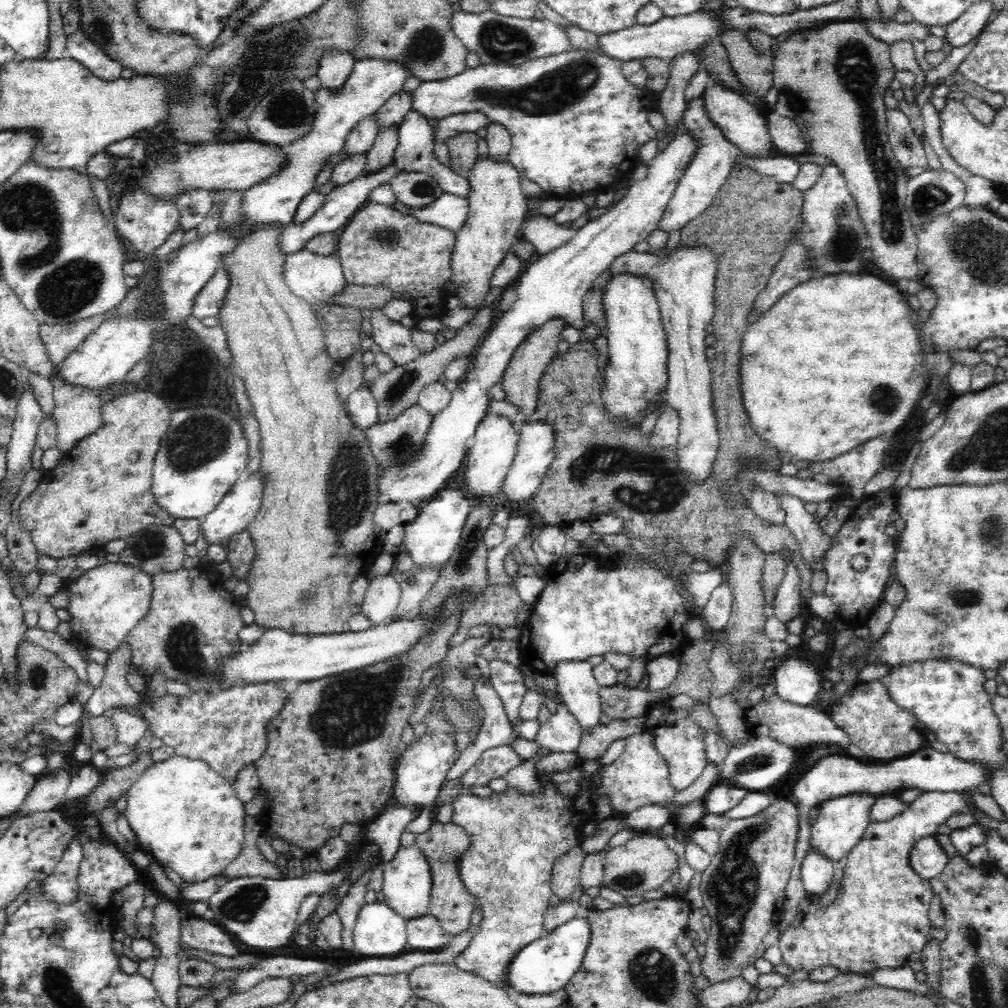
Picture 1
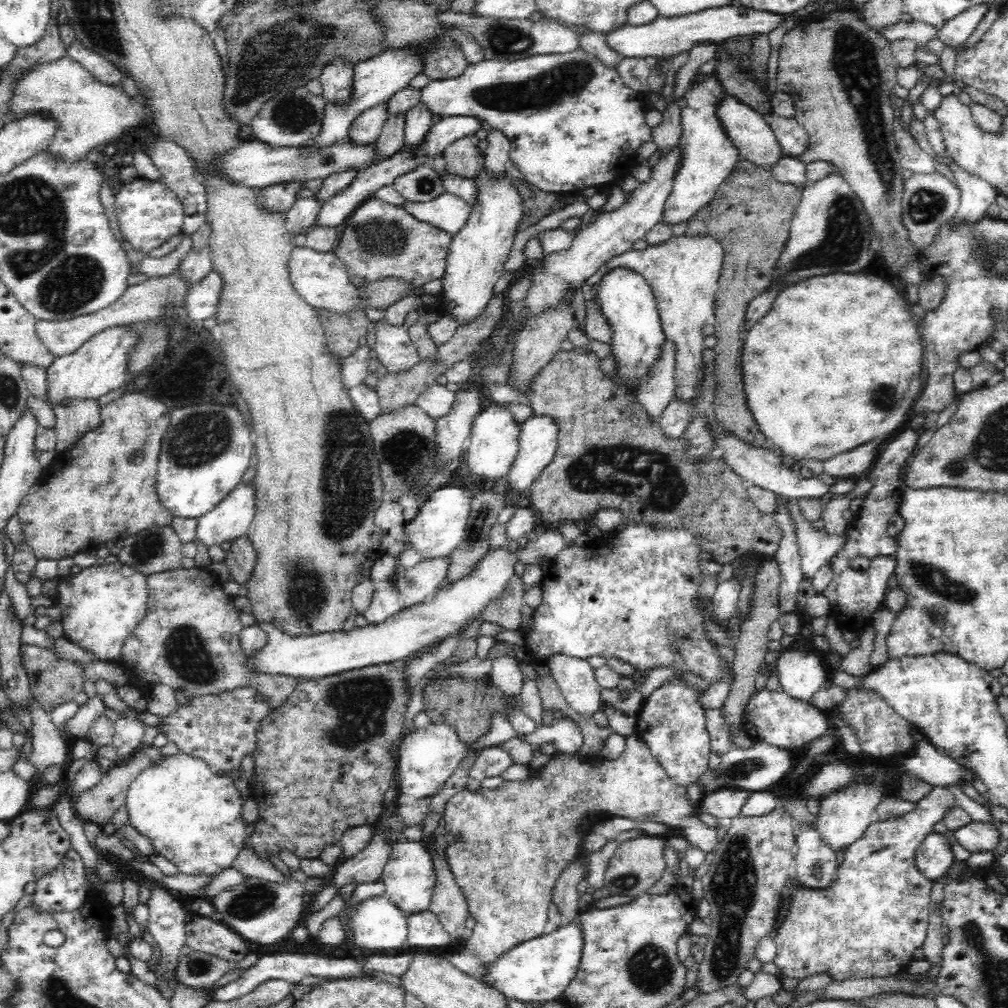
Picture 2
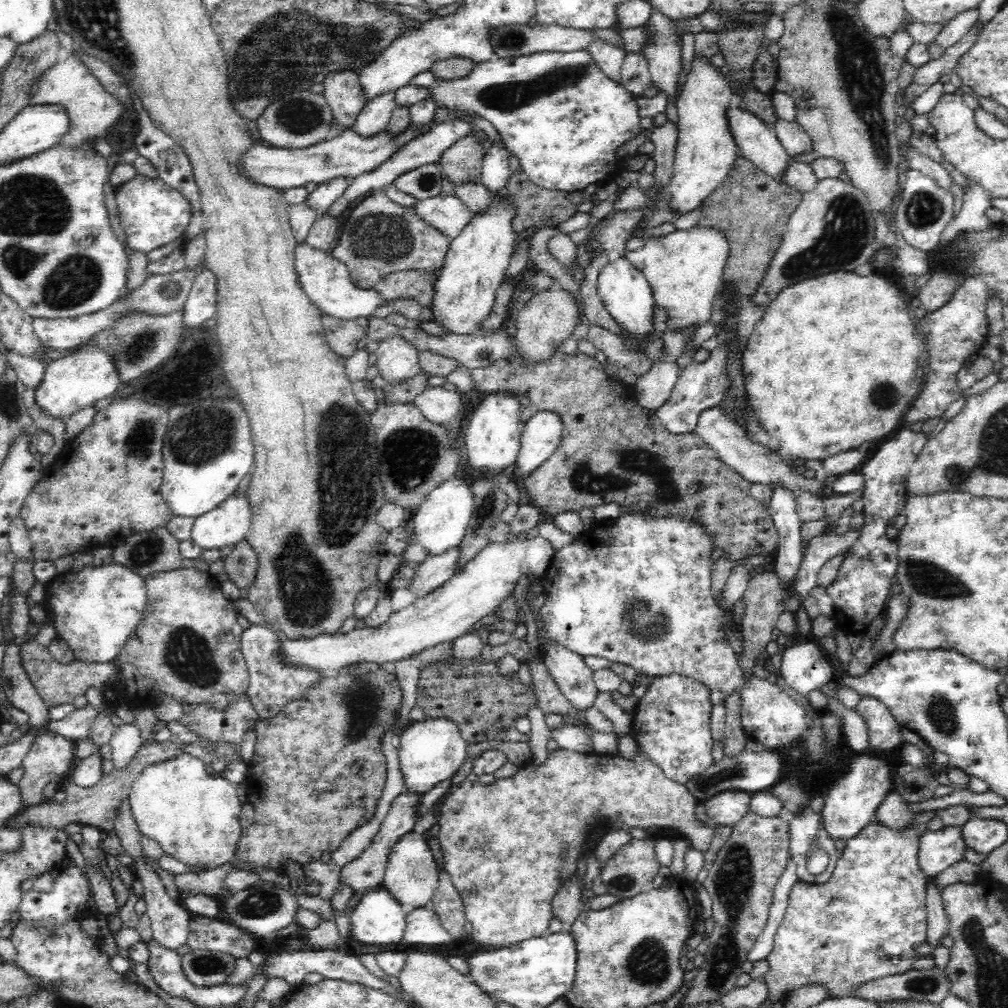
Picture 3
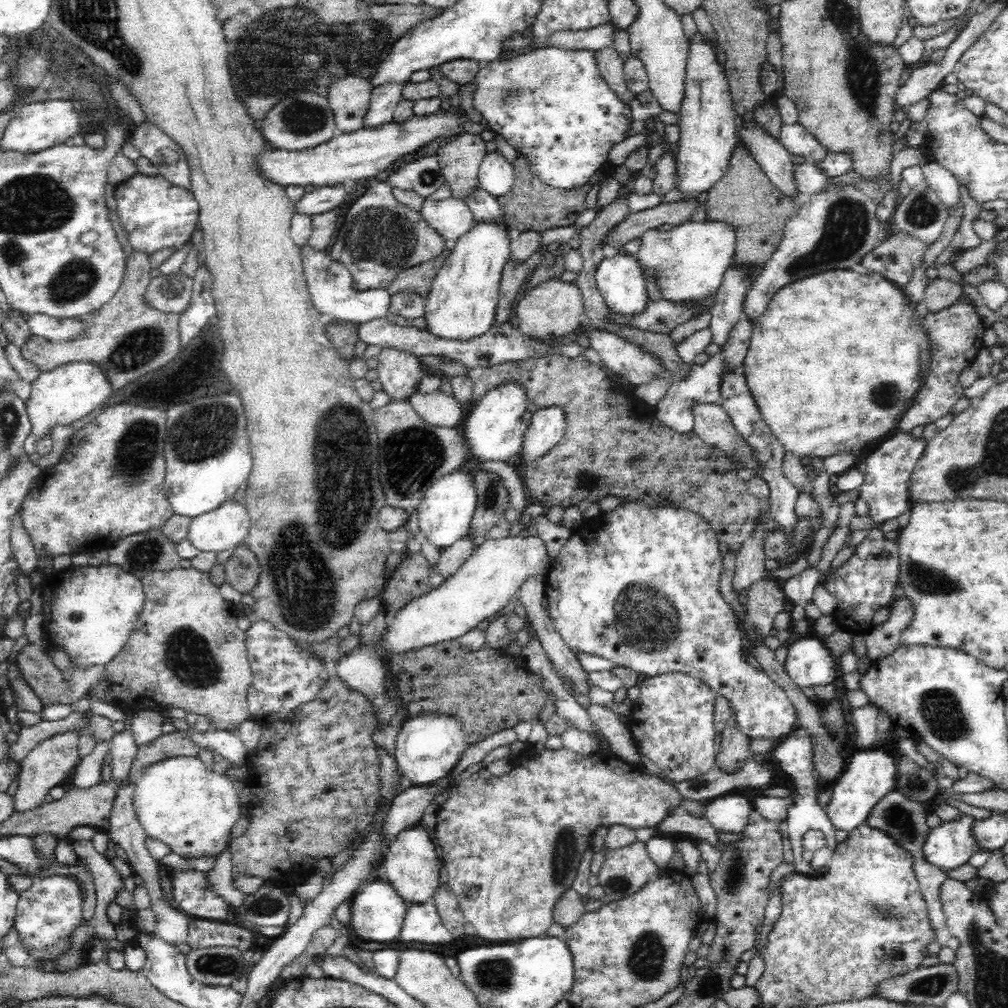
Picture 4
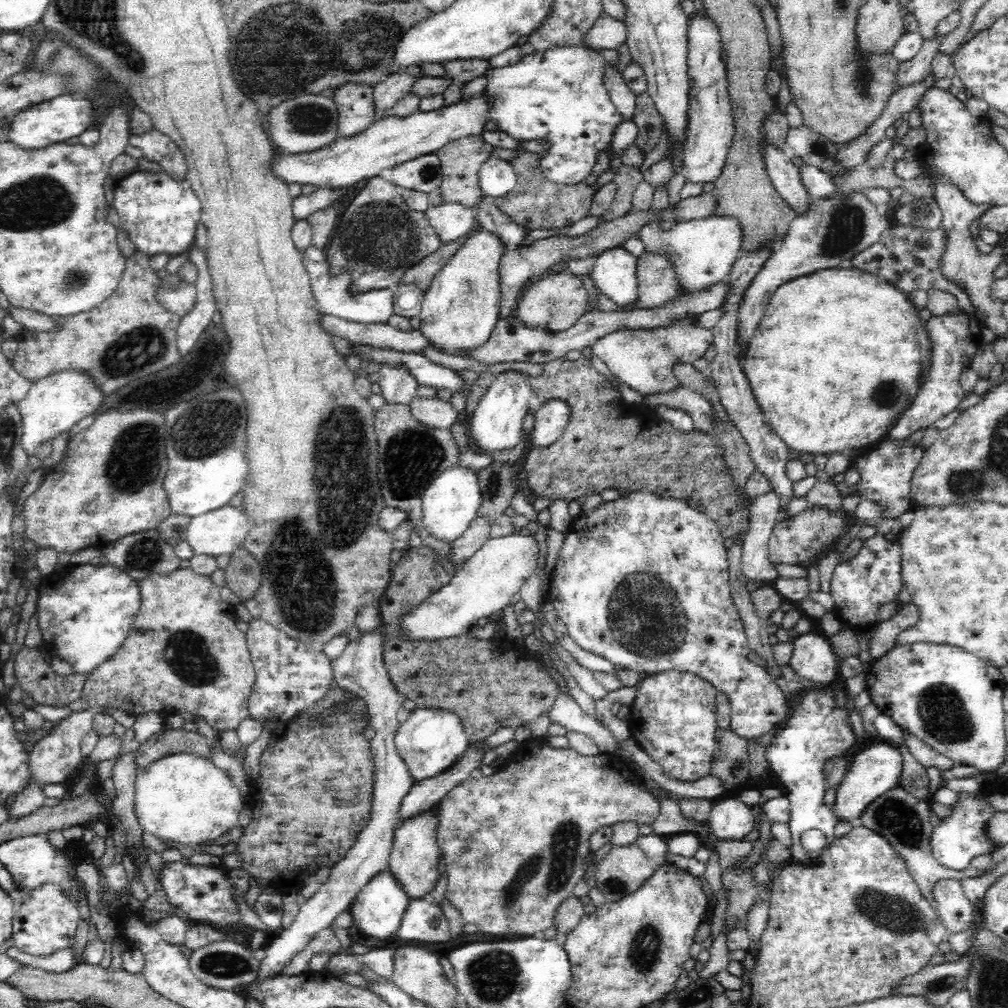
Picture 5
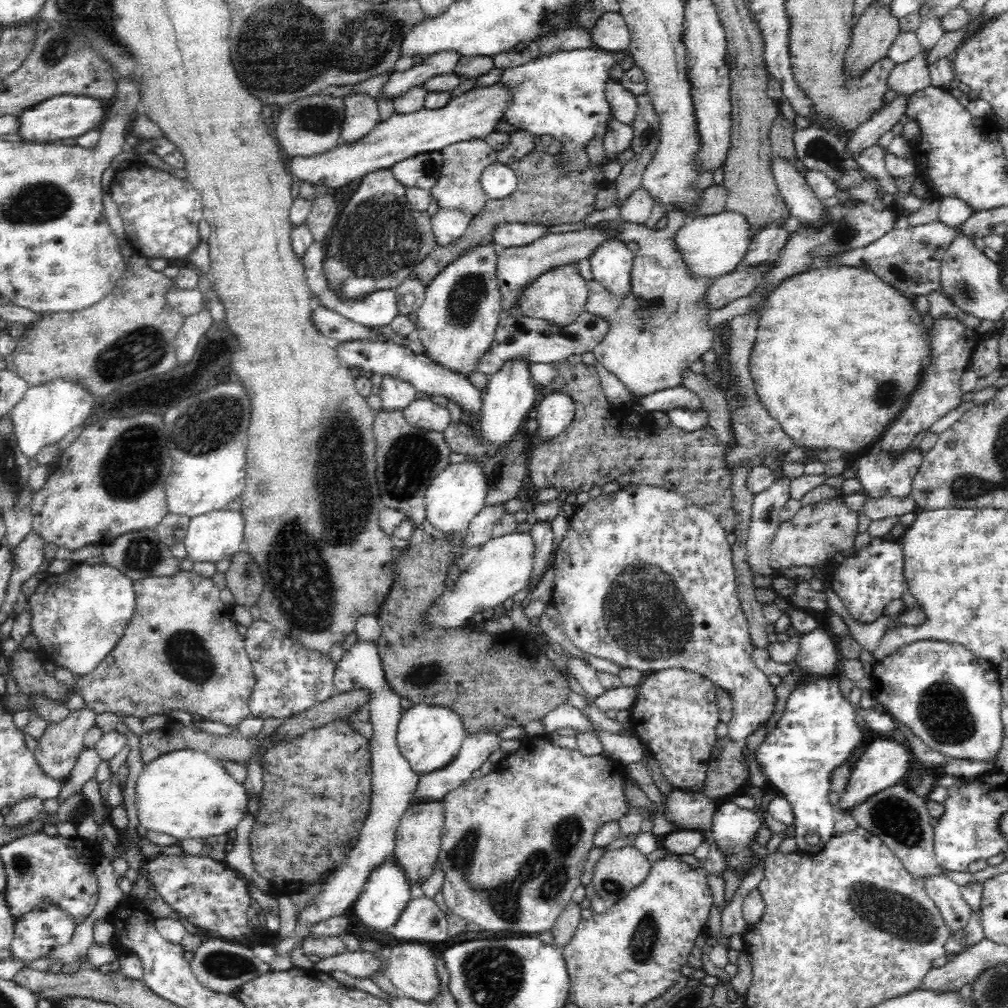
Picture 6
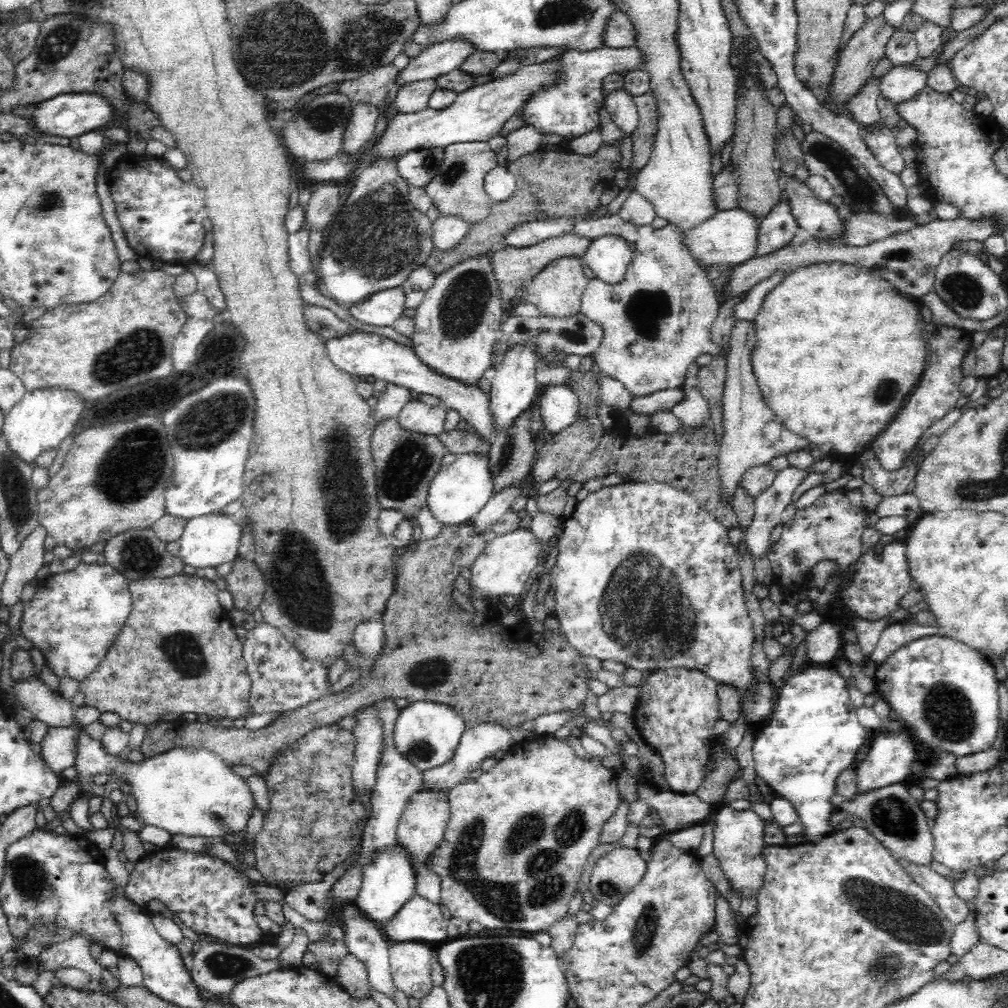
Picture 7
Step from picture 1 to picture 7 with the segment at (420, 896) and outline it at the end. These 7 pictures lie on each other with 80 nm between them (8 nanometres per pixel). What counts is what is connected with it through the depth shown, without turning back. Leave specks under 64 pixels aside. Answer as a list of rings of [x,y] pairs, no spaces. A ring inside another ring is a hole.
[[[423,788],[414,792],[400,818],[398,818],[397,826],[397,844],[409,853],[409,858],[411,858],[411,864],[414,870],[418,866],[424,866],[424,862],[428,861],[428,856],[432,854],[432,850],[436,849],[436,846],[440,844],[443,839],[443,834],[447,826],[449,819],[449,800],[448,791],[446,790],[427,790]]]

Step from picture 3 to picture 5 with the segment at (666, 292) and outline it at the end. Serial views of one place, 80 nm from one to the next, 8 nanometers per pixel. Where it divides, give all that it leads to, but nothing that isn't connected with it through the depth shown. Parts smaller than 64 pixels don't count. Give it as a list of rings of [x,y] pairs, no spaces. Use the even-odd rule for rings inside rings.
[[[656,189],[651,204],[652,218],[640,230],[639,239],[645,246],[645,252],[655,252],[668,256],[675,266],[679,284],[687,290],[702,291],[708,286],[725,280],[732,265],[741,252],[742,226],[733,216],[709,216],[696,220],[682,221],[674,224],[668,232],[660,229],[661,214],[669,207],[666,189]]]

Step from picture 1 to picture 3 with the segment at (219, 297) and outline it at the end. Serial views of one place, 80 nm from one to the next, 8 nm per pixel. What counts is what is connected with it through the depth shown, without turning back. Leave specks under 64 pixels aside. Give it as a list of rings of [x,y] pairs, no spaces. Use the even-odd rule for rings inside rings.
[[[201,270],[195,276],[190,294],[183,306],[182,328],[194,330],[204,324],[206,320],[215,316],[216,277],[211,270]]]

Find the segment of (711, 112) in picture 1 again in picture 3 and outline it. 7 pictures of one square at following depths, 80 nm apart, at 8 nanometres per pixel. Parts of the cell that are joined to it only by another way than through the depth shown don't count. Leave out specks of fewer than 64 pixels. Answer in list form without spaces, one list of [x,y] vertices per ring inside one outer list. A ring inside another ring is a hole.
[[[730,107],[727,110],[727,120],[743,157],[753,162],[764,174],[784,183],[783,174],[791,156],[778,140],[775,129],[740,107]]]

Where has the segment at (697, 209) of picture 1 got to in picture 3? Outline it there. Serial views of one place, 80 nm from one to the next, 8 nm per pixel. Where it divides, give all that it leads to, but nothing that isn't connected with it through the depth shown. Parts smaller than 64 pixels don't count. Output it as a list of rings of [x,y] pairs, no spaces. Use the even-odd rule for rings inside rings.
[[[694,54],[679,97],[676,100],[678,122],[673,175],[666,192],[672,195],[667,208],[677,214],[694,210],[711,194],[727,174],[736,160],[737,144],[729,128],[727,110],[733,88],[728,82],[723,66],[716,67],[711,59]]]

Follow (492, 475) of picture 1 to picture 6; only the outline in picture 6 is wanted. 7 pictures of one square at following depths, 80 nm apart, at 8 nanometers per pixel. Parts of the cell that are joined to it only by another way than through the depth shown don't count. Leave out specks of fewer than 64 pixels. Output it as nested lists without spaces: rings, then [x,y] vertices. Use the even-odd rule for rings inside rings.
[[[512,358],[488,378],[487,388],[483,394],[483,405],[480,409],[480,438],[484,438],[486,442],[507,444],[524,426],[536,398],[536,383],[530,372],[530,363],[532,362],[527,358]]]

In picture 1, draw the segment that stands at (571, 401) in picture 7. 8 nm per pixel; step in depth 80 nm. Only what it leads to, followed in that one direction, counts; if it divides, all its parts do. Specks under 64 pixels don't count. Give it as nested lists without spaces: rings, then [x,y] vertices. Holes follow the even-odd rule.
[[[545,421],[528,422],[528,425],[519,428],[519,442],[510,472],[506,474],[501,485],[502,493],[510,502],[520,502],[526,498],[534,498],[537,489],[543,482],[544,474],[556,455],[554,427]]]

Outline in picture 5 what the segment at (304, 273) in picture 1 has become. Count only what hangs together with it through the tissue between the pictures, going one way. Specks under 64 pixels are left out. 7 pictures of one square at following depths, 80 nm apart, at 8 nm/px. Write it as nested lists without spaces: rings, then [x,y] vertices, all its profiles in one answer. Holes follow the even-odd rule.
[[[314,245],[309,246],[303,252],[303,265],[309,275],[311,291],[316,299],[316,304],[323,314],[333,314],[338,318],[343,318],[348,322],[359,322],[362,324],[382,323],[386,324],[389,318],[394,314],[393,290],[371,290],[359,295],[352,294],[350,288],[350,279],[346,277],[333,278],[328,273],[327,254],[322,252],[322,248],[316,248]]]

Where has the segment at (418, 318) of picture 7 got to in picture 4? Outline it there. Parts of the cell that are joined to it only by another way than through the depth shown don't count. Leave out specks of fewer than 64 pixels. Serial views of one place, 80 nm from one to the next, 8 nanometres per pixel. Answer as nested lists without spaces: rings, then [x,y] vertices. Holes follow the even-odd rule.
[[[477,223],[451,246],[444,266],[436,273],[426,298],[422,300],[424,329],[443,339],[467,341],[482,336],[495,323],[500,278],[510,256],[508,228],[503,224]]]

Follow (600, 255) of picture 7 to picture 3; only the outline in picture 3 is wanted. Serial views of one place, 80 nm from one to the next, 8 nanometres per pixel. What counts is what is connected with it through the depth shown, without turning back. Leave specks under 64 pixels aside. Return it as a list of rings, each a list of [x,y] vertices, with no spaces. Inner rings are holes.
[[[625,255],[611,257],[597,276],[597,291],[613,319],[631,336],[654,334],[652,329],[653,292],[645,274],[632,265]]]

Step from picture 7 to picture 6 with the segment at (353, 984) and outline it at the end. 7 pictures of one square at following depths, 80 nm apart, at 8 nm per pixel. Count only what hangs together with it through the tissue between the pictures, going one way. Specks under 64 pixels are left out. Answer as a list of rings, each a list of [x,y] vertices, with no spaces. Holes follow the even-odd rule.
[[[346,951],[338,956],[321,959],[317,968],[325,972],[342,971],[353,979],[368,979],[380,966],[380,961],[369,952]]]

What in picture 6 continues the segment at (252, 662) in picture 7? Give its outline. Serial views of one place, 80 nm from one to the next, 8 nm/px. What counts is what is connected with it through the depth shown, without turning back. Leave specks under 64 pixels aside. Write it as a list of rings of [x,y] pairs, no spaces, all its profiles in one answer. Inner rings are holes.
[[[262,619],[254,621],[244,637],[244,651],[250,659],[255,682],[249,701],[252,716],[284,719],[338,692],[333,683],[334,663],[328,655],[302,647]]]

